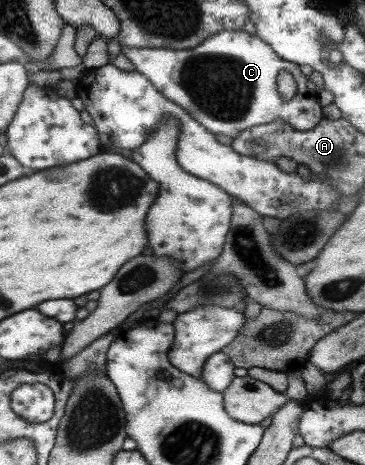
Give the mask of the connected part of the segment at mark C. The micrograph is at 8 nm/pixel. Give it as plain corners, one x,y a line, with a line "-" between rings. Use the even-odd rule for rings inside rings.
246,31
217,32
205,38
201,44
185,50
121,46
120,52
133,64
135,71
149,79
157,92
187,111
195,122
213,134
224,134
233,139
245,128
267,124
277,119
285,121
285,124
298,131
311,130
324,117
316,94
307,90
308,76
302,74
298,66
279,58
266,42
257,38
257,35
250,36
-
281,70
291,73
295,81
296,93
289,100
284,100
277,92
277,73

